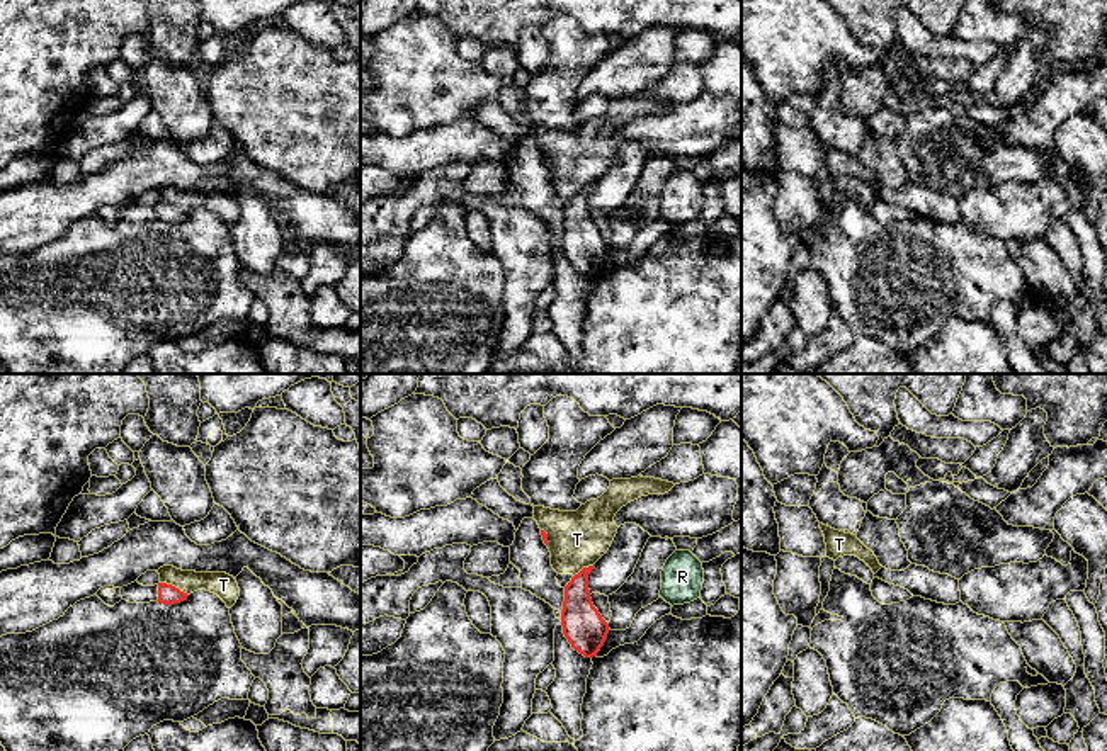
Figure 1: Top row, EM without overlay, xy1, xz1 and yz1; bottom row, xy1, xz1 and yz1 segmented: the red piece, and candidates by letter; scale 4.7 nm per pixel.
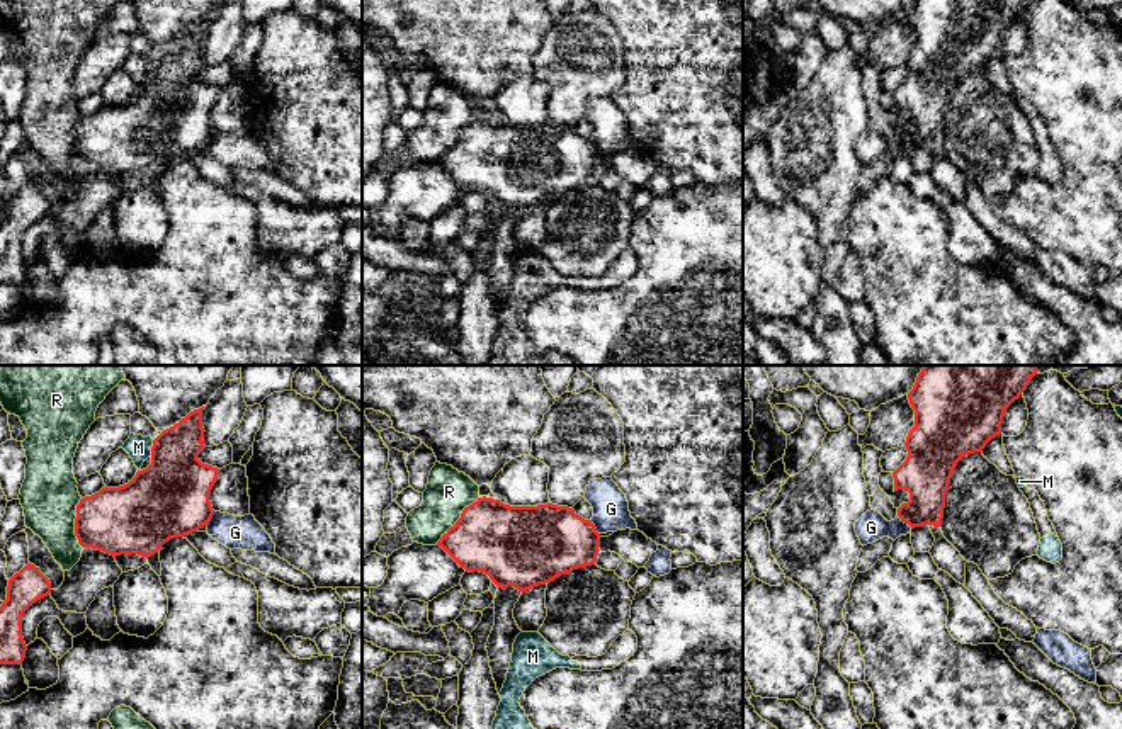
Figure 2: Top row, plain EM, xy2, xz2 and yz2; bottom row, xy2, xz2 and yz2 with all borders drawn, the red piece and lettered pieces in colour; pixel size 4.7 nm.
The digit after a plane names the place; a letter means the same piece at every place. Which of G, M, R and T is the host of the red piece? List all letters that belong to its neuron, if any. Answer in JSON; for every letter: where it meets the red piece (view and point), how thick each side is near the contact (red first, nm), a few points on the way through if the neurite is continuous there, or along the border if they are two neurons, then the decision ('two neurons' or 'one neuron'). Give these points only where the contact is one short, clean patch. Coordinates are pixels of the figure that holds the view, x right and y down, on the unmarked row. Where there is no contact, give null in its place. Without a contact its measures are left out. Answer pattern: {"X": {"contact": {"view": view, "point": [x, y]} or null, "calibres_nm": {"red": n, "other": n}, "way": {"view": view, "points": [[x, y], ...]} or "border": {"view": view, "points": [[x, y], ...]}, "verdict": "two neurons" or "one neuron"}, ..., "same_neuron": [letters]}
{"G": {"contact": {"view": "yz2", "point": [905, 141]}, "calibres_nm": {"red": 240, "other": 140}, "border": {"view": "yz2", "points": [[896, 135], [912, 146]]}, "verdict": "two neurons"}, "M": {"contact": {"view": "xy2", "point": [152, 67]}, "calibres_nm": {"red": 360, "other": 120}, "verdict": "two neurons"}, "R": {"contact": {"view": "xz2", "point": [459, 138]}, "calibres_nm": {"red": 360, "other": 220}, "border": {"view": "xz2", "points": [[478, 116], [436, 162]]}, "verdict": "two neurons"}, "T": {"contact": {"view": "xy1", "point": [174, 206]}, "calibres_nm": {"red": 90, "other": 120}, "border": {"view": "xy1", "points": [[160, 201], [170, 203], [187, 214]]}, "verdict": "two neurons"}, "same_neuron": []}

